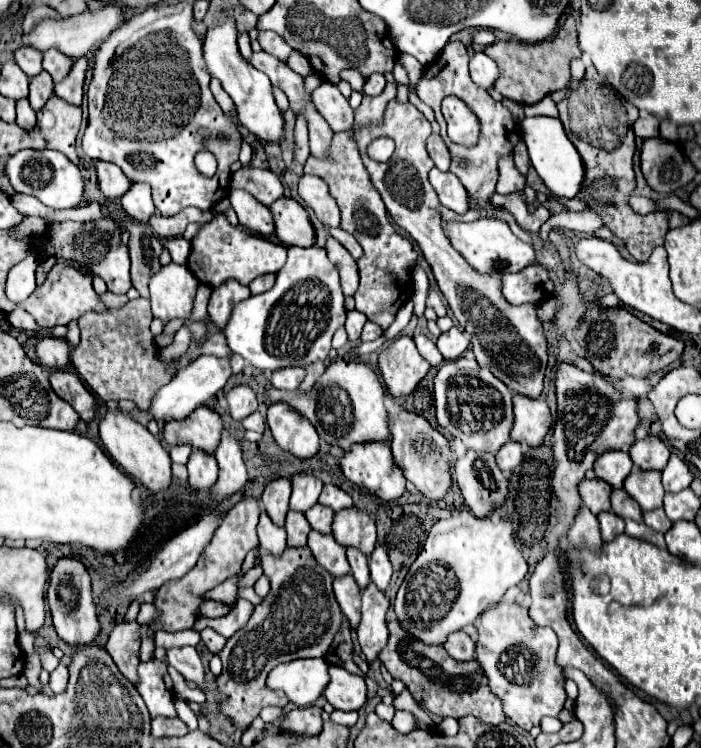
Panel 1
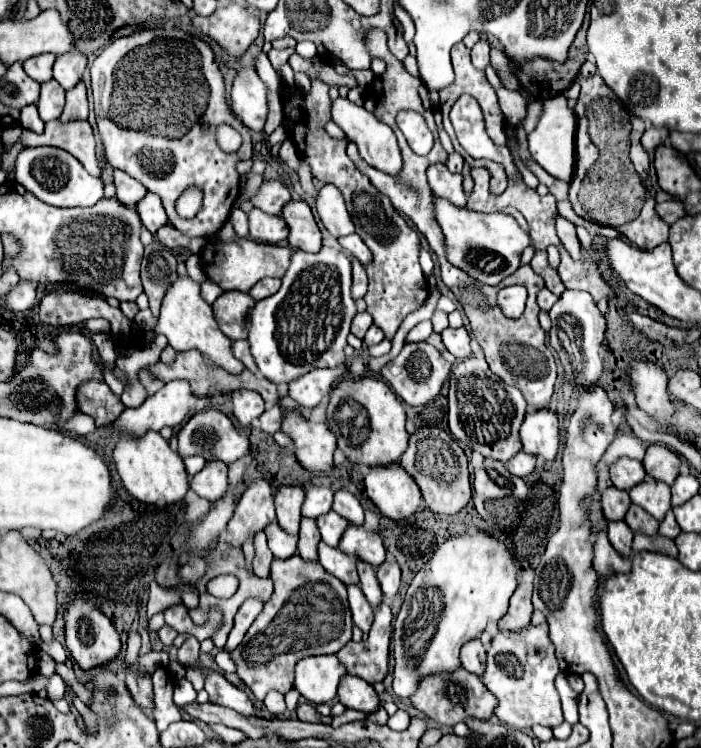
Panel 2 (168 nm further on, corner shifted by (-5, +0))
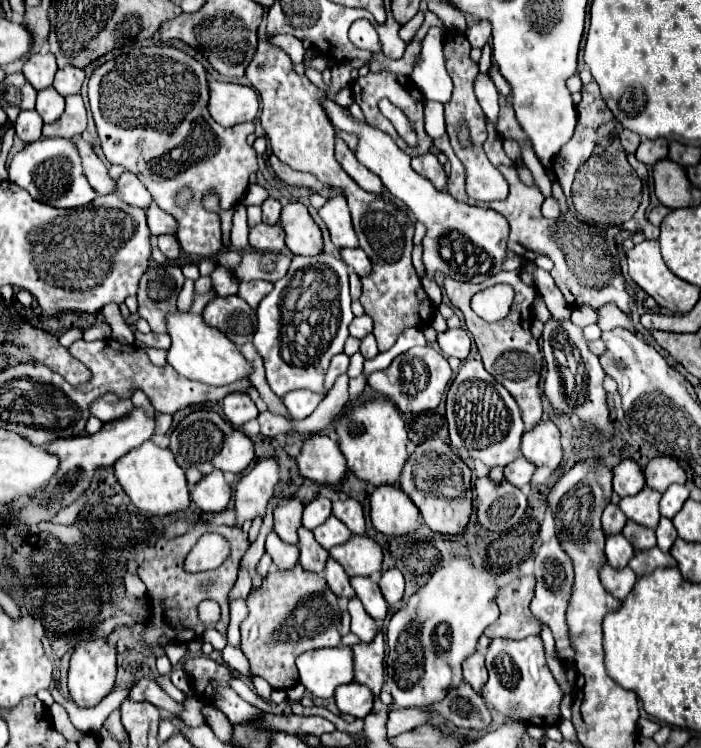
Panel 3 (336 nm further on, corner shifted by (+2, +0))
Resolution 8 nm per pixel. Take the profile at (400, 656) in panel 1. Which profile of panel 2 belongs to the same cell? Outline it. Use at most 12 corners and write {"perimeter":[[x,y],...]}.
{"perimeter":[[464,668],[422,676],[410,702],[444,726],[498,706]]}

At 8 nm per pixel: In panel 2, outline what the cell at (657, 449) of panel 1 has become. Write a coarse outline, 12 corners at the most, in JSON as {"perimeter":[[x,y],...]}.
{"perimeter":[[652,444],[642,460],[646,474],[666,484],[678,476],[678,454]]}

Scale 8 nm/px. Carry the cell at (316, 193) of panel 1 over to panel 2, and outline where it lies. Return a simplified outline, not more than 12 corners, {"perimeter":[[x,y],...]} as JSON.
{"perimeter":[[334,184],[318,190],[316,210],[334,238],[354,232]]}

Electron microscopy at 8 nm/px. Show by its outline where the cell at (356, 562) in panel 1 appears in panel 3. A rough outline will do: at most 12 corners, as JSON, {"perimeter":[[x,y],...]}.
{"perimeter":[[351,578],[365,612],[385,620],[389,604],[371,578]]}

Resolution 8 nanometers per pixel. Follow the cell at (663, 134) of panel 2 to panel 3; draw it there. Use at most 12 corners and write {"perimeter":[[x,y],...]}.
{"perimeter":[[643,140],[637,160],[653,166],[667,158],[667,140]]}

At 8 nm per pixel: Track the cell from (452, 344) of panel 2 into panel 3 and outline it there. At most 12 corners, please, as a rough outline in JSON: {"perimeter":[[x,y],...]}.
{"perimeter":[[463,328],[439,334],[445,356],[465,360],[471,338]]}

